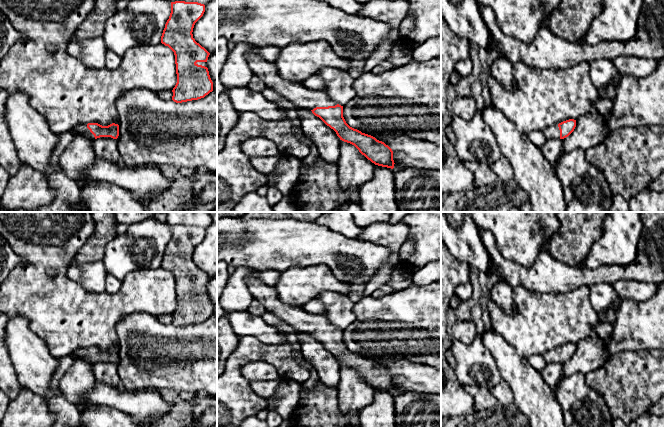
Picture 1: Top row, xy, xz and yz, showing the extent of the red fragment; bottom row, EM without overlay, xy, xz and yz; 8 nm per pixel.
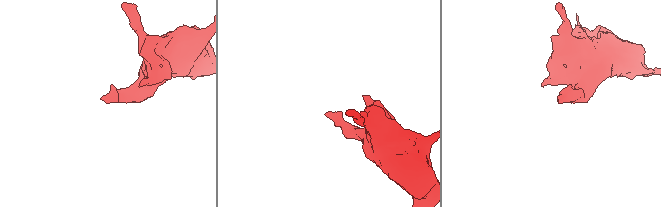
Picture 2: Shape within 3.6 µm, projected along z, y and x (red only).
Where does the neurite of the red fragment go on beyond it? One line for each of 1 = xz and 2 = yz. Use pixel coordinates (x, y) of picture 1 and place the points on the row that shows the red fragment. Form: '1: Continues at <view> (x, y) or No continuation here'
1: Continues at xz (303, 98)
2: Continues at yz (553, 132)

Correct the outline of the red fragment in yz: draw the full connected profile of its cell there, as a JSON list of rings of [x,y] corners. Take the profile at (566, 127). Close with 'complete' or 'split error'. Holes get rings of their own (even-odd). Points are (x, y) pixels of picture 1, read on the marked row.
[[[569,119],[553,125],[543,131],[547,139],[564,139],[568,137],[576,127],[576,120]]]; split error

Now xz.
[[[255,47],[247,57],[249,67],[266,85],[279,95],[285,97],[294,103],[297,109],[311,110],[312,113],[319,117],[327,126],[333,129],[340,140],[354,145],[359,152],[368,160],[378,166],[394,168],[393,151],[384,142],[377,140],[375,137],[362,133],[361,131],[350,127],[343,117],[343,106],[332,101],[327,94],[318,90],[311,90],[304,87],[301,83],[284,80],[278,73],[275,63],[269,62],[262,58]]]; split error

